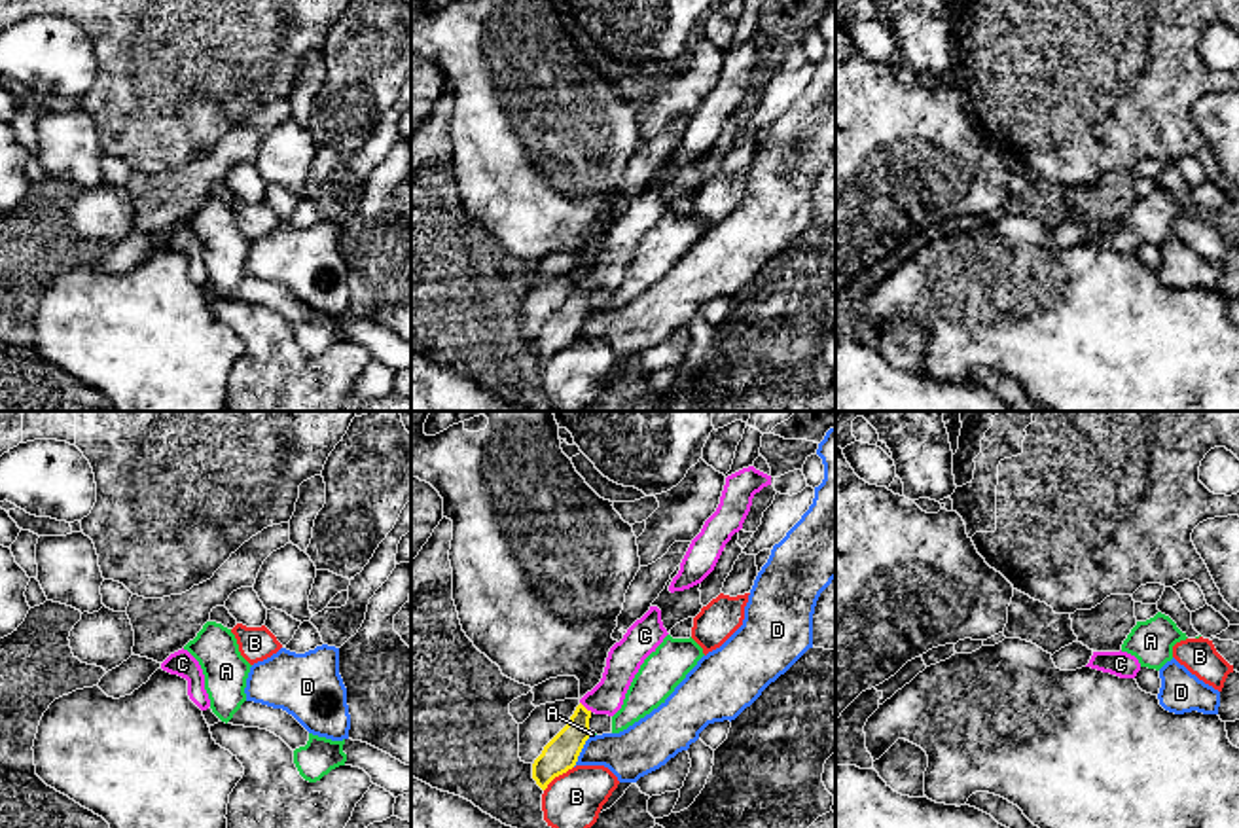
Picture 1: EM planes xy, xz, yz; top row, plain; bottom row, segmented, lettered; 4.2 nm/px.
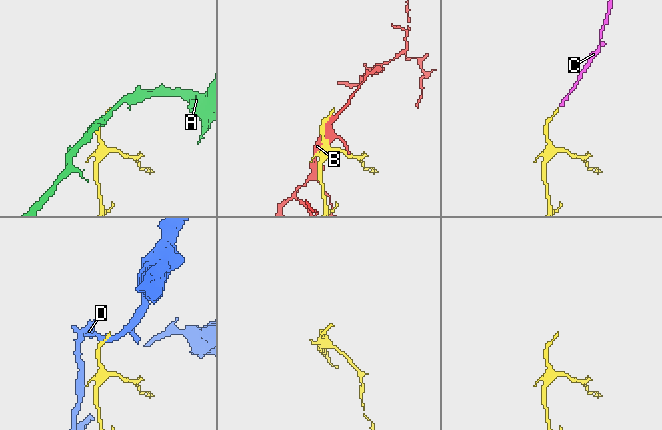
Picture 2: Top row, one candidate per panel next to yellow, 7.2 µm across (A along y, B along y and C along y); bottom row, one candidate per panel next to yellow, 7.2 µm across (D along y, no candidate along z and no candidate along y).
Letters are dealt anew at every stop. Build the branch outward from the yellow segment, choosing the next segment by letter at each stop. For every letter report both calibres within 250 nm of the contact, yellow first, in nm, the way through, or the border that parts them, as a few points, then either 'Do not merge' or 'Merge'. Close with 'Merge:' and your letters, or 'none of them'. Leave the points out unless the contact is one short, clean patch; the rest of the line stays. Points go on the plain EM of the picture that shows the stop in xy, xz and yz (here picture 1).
A: Thickness 150 nm (yellow) against 30 nm. Boundary: xz (588, 306), (590, 311). Do not merge
B: Thickness 150 nm (yellow) against 240 nm. Do not merge
C: Thickness 150 nm (yellow) against 140 nm. Path across: xz (561, 328), (576, 307), (584, 283), (618, 251), (622, 239). Merge
D: Thickness 150 nm (yellow) against 220 nm. Do not merge
Merge: C

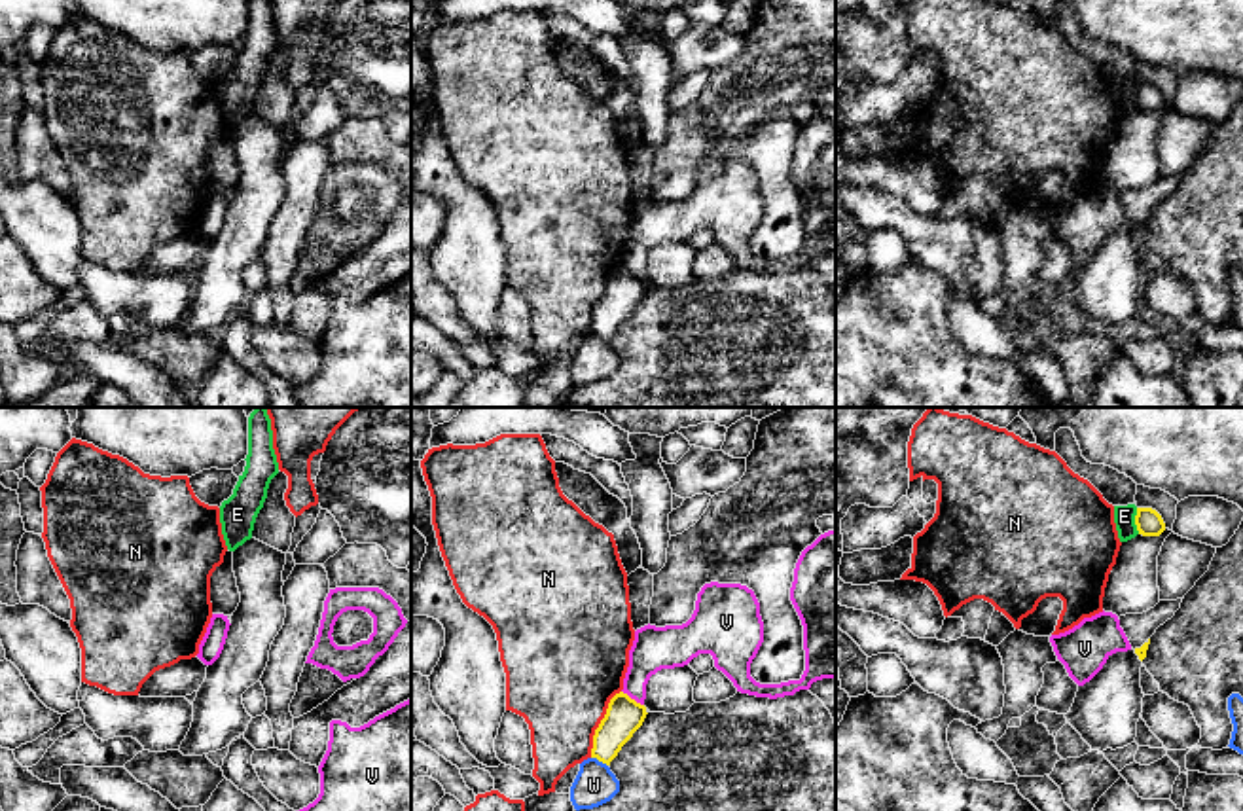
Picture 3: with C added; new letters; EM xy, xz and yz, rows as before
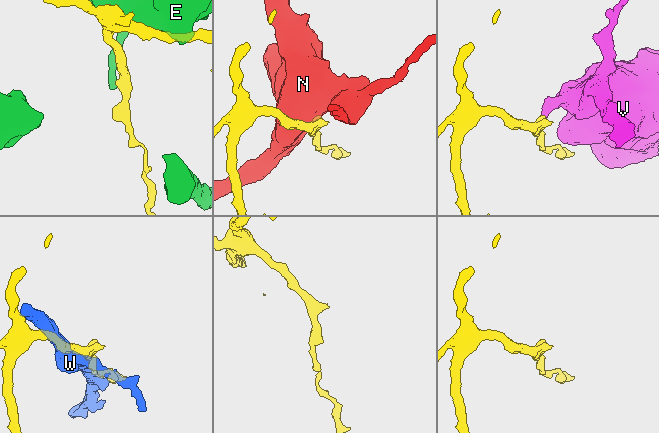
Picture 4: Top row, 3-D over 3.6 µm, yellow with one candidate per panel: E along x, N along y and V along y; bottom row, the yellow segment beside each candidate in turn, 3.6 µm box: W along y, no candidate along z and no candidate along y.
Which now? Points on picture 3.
E: Thickness 110 nm (yellow) against 100 nm. Do not merge
N: Thickness 160 nm (yellow) against 460 nm. Do not merge
V: Thickness 160 nm (yellow) against 190 nm. Boundary: xz (622, 266), (643, 281). Do not merge
W: Thickness 160 nm (yellow) against 170 nm. Do not merge
Merge: none of them

